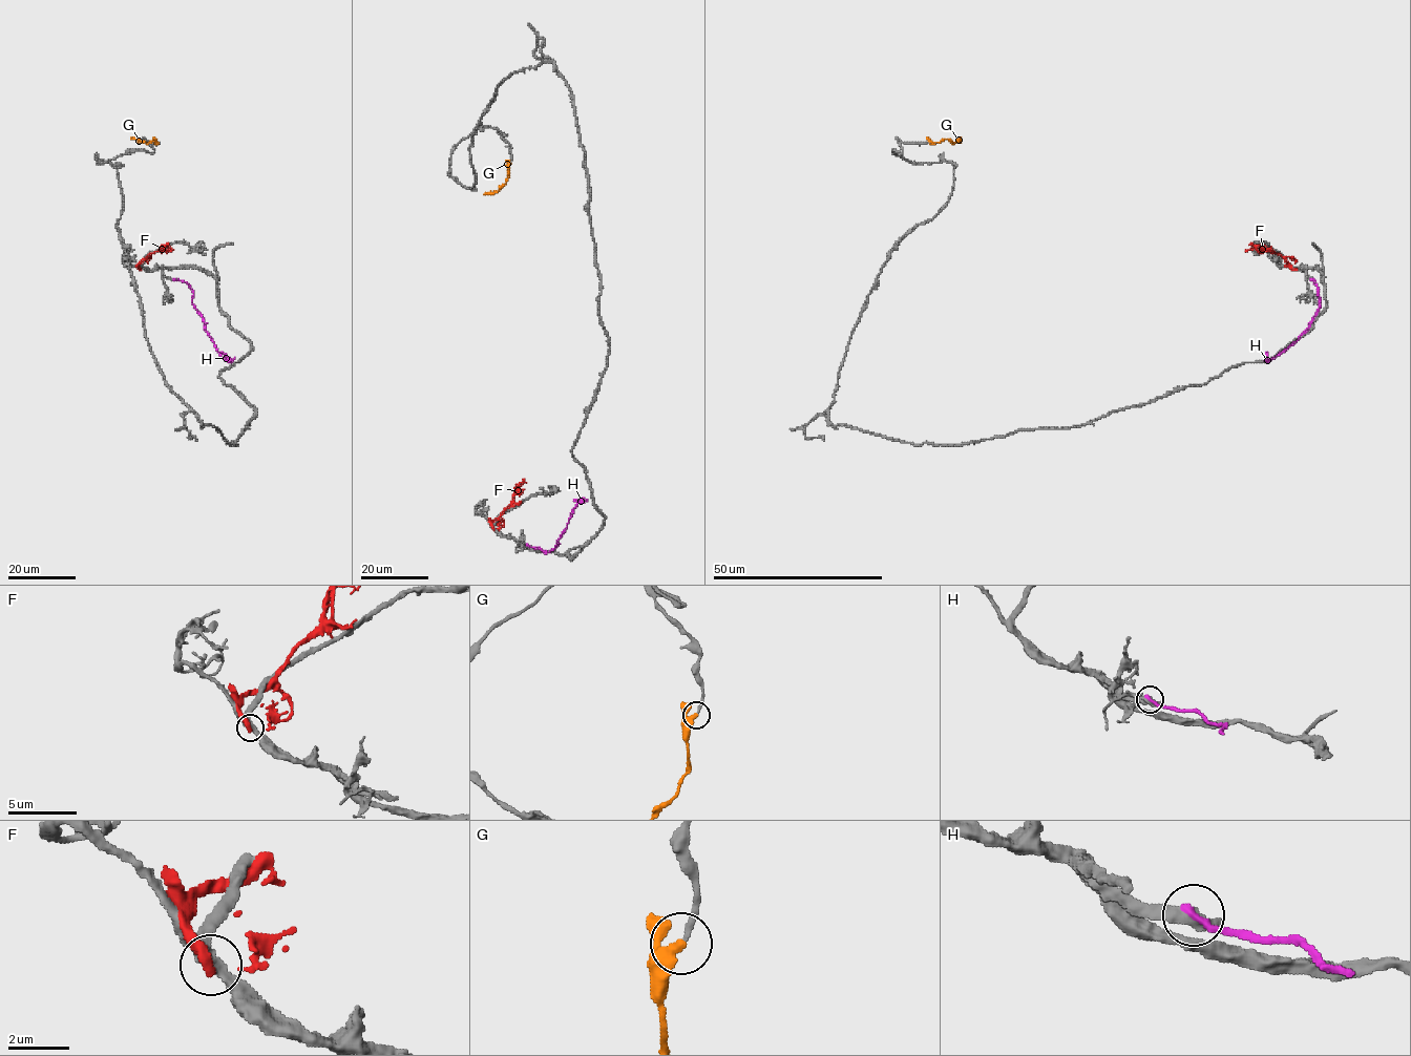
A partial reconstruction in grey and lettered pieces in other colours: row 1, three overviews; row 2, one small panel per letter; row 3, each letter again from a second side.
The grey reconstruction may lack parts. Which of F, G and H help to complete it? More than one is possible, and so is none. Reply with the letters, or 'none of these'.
G

